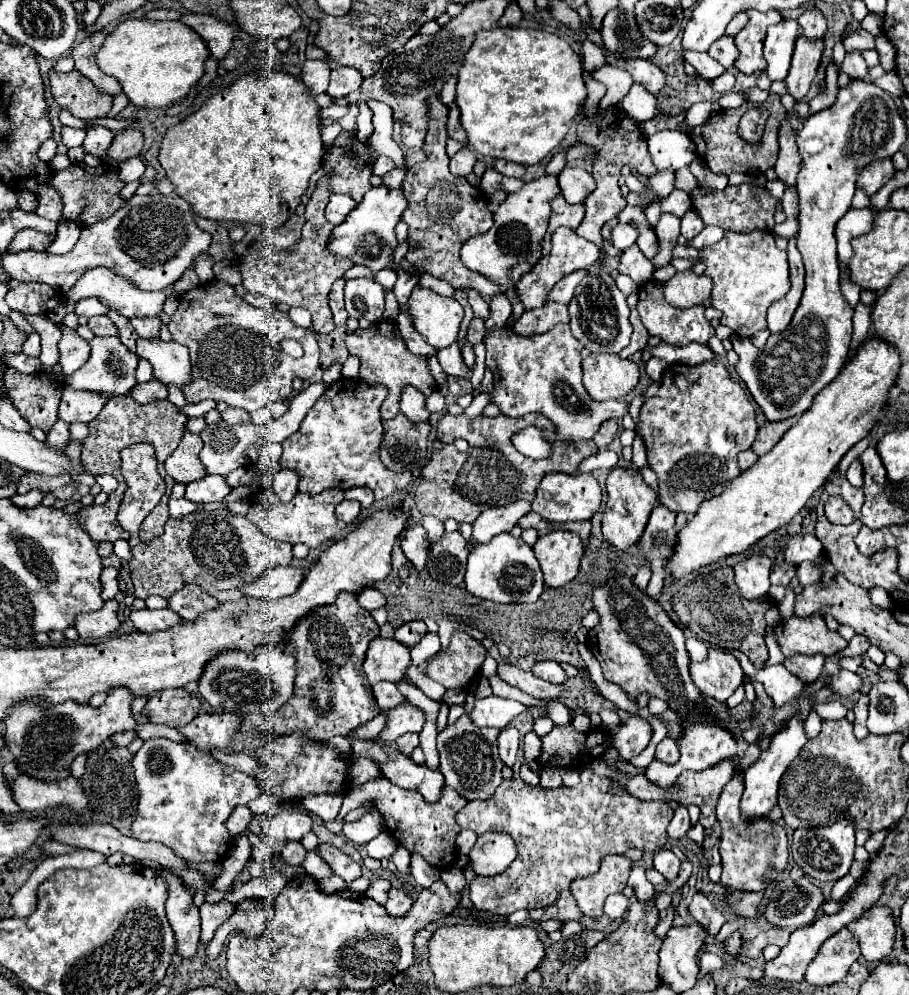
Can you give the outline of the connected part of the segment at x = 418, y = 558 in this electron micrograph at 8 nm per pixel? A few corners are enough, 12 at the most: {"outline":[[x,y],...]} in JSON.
{"outline":[[420,524],[406,530],[402,552],[416,570],[428,558],[426,530]]}

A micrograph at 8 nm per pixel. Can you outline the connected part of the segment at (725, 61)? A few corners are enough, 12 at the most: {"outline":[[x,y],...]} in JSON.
{"outline":[[722,36],[708,54],[725,69],[734,66],[740,52],[734,36]]}

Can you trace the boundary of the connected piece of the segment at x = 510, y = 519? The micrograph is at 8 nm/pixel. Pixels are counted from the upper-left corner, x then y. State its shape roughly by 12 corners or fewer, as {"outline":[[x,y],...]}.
{"outline":[[530,502],[488,508],[472,524],[468,546],[510,532]]}

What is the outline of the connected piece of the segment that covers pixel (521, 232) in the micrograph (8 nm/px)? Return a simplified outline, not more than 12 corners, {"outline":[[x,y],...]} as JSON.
{"outline":[[558,176],[508,194],[494,226],[462,248],[494,284],[542,258]]}

